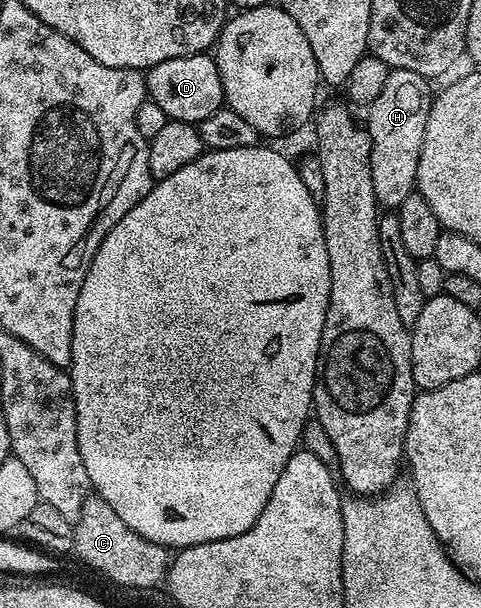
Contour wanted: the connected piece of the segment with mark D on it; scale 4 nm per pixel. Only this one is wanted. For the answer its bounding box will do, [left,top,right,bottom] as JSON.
[144,55,225,126]

